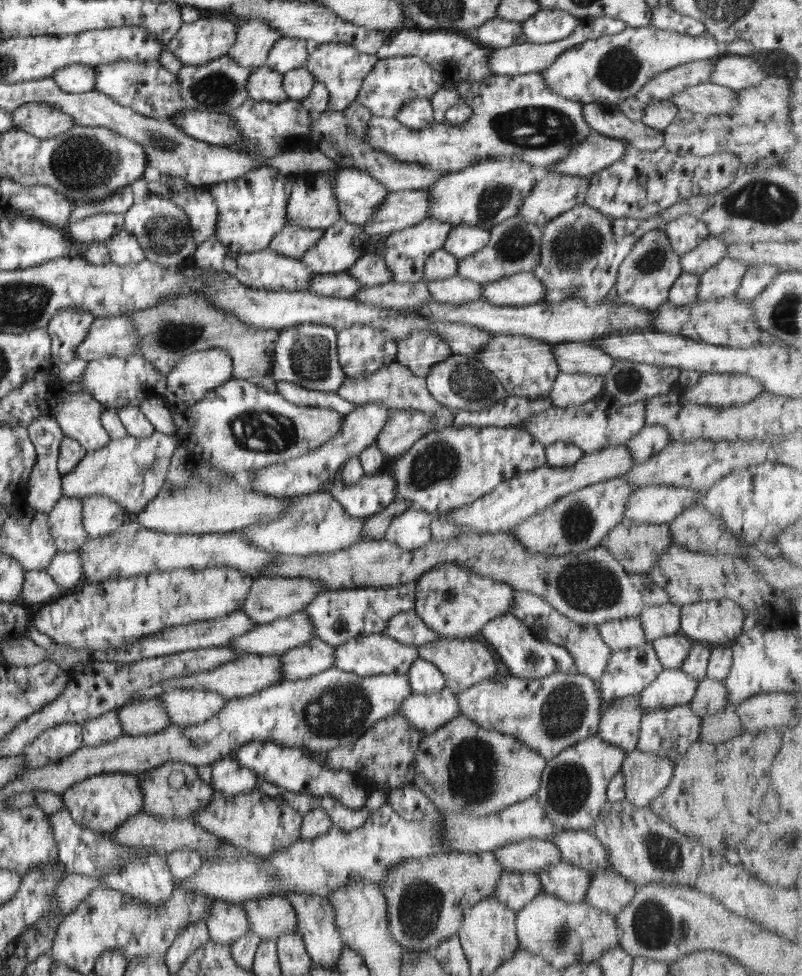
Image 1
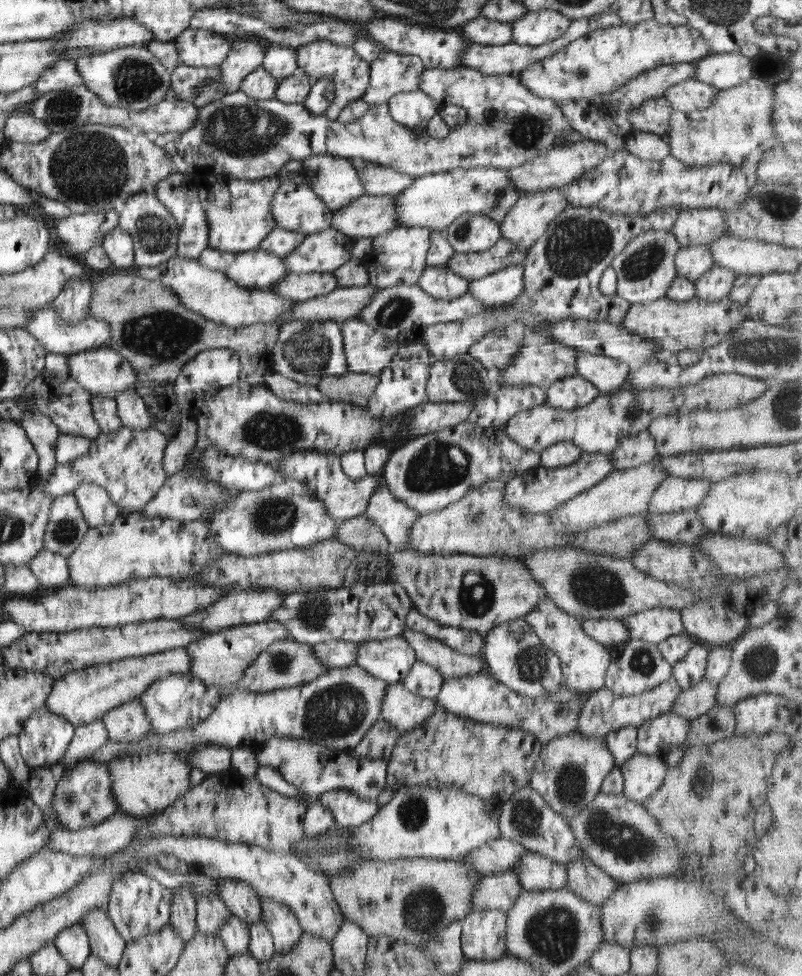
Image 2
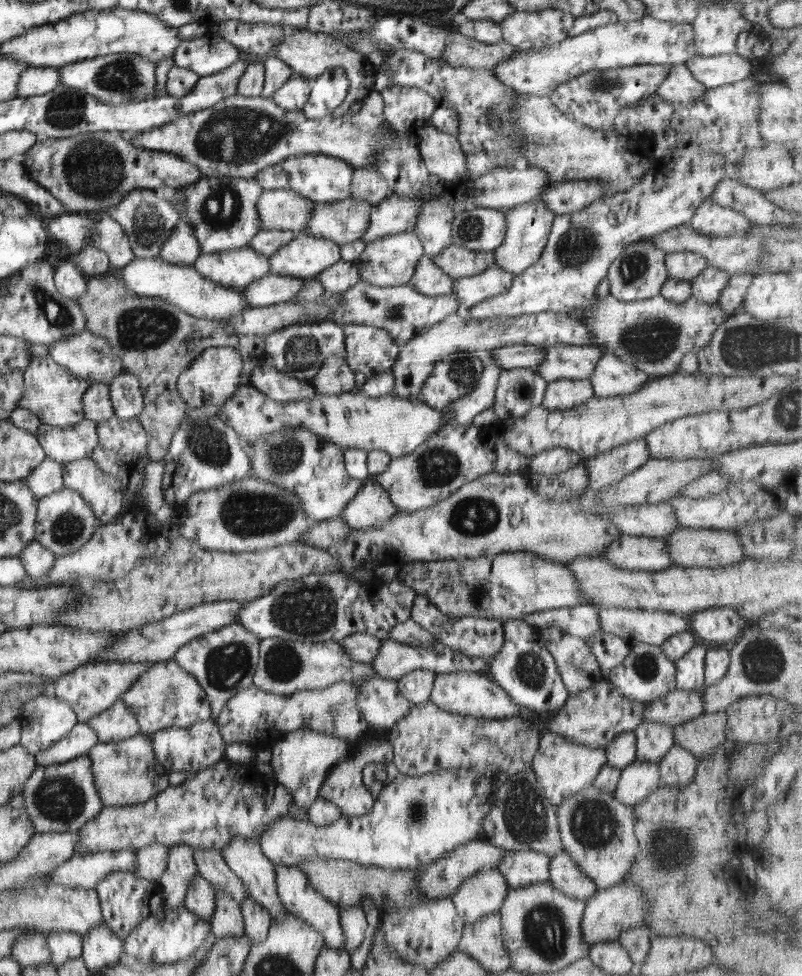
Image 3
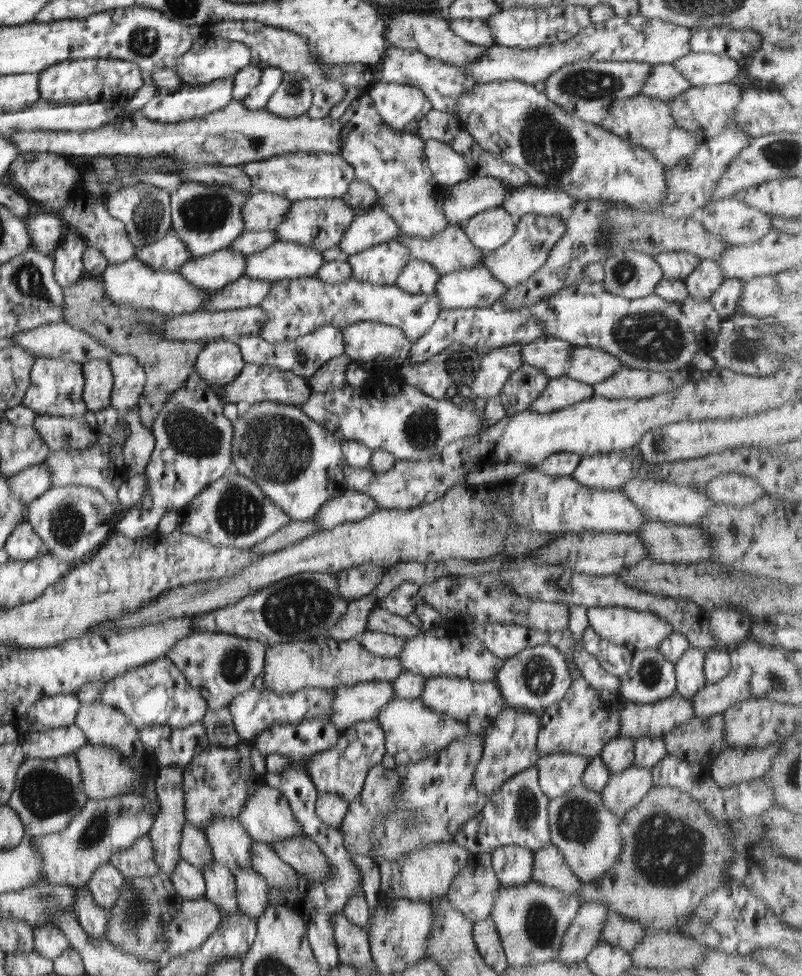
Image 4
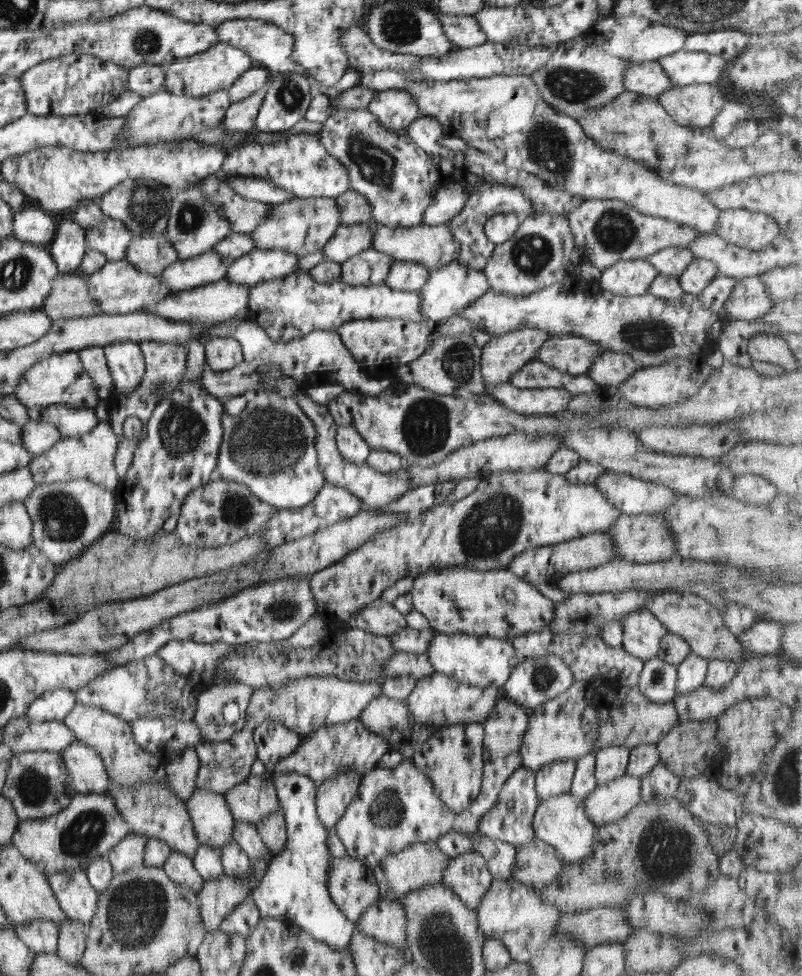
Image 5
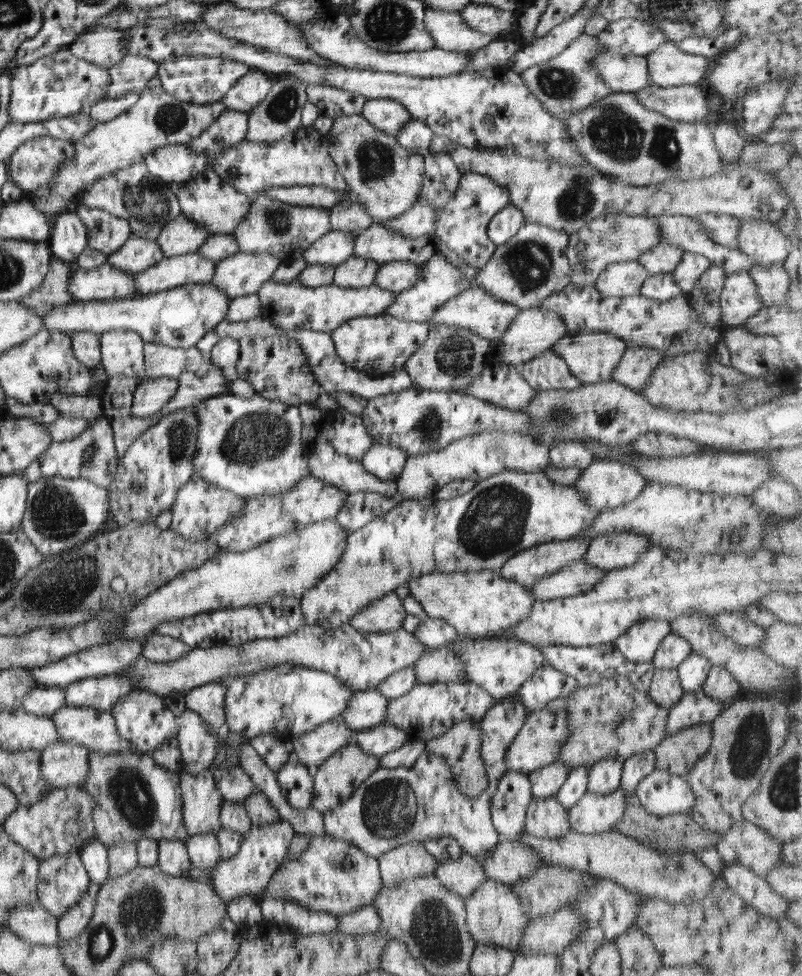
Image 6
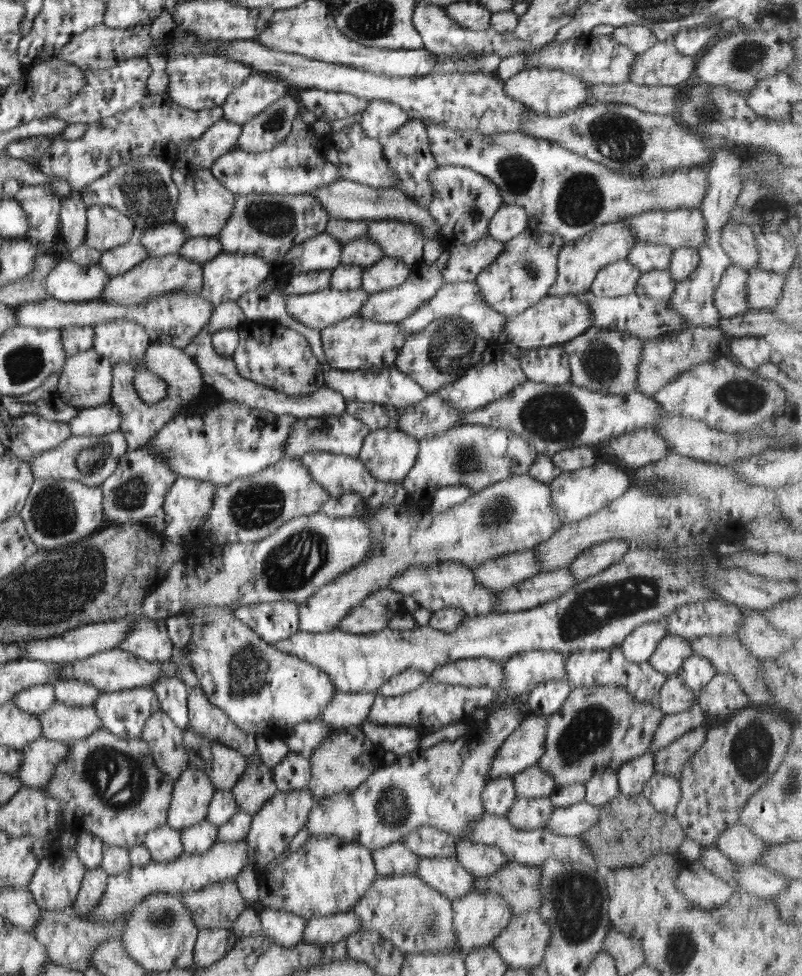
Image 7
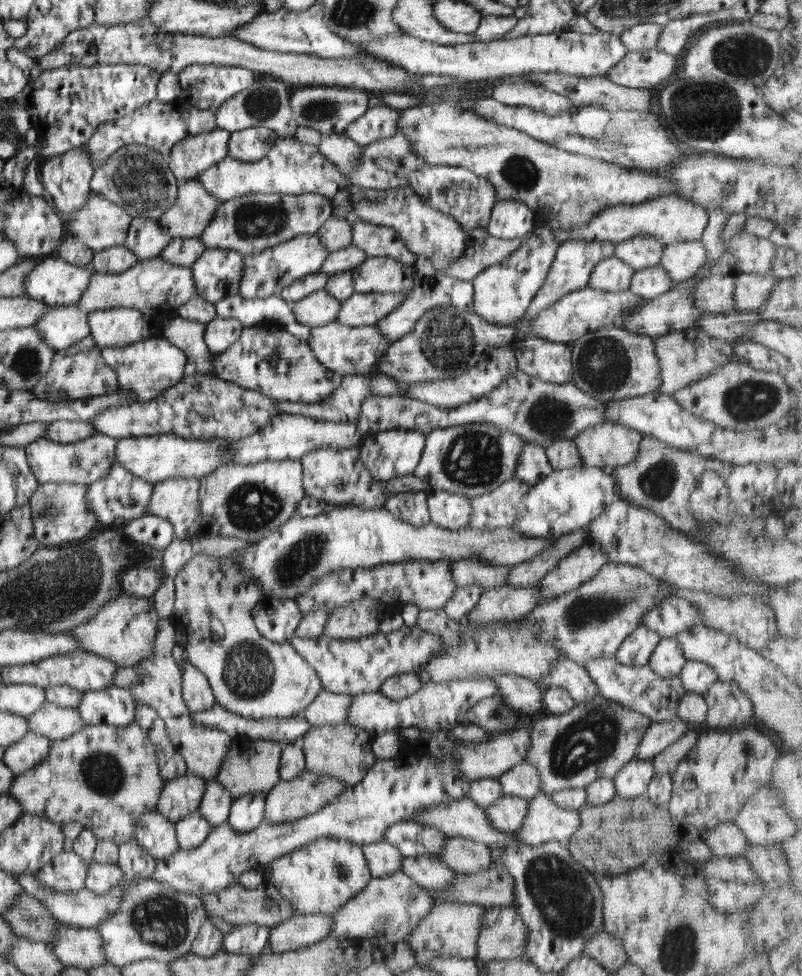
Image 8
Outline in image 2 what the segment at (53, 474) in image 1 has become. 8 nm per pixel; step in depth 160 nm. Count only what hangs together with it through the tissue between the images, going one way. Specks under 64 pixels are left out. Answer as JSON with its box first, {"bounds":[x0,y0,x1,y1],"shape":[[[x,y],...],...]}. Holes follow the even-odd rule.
{"bounds":[17,411,59,492],"shape":[[[37,411],[20,418],[17,423],[25,431],[26,437],[37,453],[36,478],[40,478],[43,492],[43,480],[49,478],[52,468],[56,465],[54,446],[59,435],[58,428],[48,416]]]}

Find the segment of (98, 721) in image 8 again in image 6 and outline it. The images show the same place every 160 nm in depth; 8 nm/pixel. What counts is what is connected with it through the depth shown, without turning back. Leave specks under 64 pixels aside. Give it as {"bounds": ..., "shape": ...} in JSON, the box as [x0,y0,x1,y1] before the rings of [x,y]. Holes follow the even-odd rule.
{"bounds":[110,690,178,754],"shape":[[[130,690],[114,702],[110,713],[121,740],[127,740],[137,753],[151,754],[159,745],[167,743],[178,730],[177,719],[167,708],[164,697],[145,690]]]}

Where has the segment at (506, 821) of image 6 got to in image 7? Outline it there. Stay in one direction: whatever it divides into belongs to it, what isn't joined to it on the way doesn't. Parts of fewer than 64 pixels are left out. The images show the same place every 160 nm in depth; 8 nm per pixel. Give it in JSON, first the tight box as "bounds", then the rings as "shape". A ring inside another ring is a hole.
{"bounds":[481,777,517,817],"shape":[[[509,777],[489,779],[481,792],[481,806],[485,813],[505,817],[517,797]]]}

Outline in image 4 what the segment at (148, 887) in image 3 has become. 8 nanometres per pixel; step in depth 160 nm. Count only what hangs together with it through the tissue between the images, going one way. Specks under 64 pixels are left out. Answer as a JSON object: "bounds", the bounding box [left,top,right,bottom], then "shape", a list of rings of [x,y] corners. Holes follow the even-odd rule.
{"bounds":[87,862,125,911],"shape":[[[107,862],[97,866],[87,886],[96,905],[107,911],[117,900],[123,883],[125,883],[125,877]]]}

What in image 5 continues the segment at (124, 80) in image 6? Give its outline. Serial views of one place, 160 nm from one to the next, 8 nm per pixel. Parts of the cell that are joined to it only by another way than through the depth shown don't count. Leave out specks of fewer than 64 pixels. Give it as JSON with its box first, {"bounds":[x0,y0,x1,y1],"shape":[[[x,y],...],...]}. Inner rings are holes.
{"bounds":[127,62,164,98],"shape":[[[144,62],[139,66],[127,67],[127,70],[127,92],[132,92],[143,98],[163,90],[164,67],[153,66]]]}

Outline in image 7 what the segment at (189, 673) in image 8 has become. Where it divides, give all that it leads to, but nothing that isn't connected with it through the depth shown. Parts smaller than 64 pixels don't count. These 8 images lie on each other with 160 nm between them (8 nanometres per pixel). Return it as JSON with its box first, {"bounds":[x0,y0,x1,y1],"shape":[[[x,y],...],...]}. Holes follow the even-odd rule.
{"bounds":[186,686,255,759],"shape":[[[198,686],[188,688],[186,707],[188,710],[186,731],[233,749],[244,759],[251,759],[251,755],[255,755],[255,736],[239,730],[221,710],[205,698],[204,692]]]}

